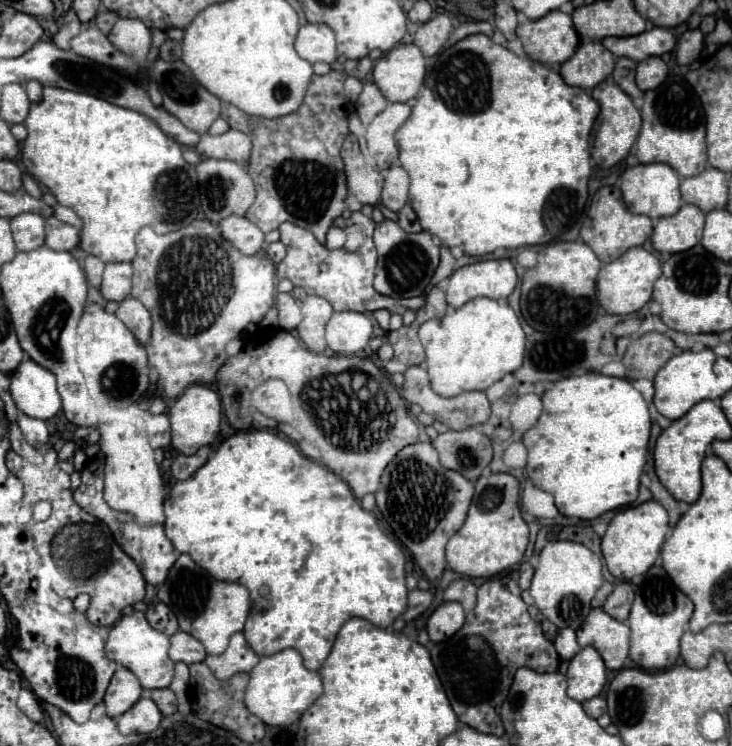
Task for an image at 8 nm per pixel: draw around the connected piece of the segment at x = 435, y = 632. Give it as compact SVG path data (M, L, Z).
M458 602L440 604L434 610L434 614L428 618L428 624L426 624L430 640L436 644L436 642L444 642L452 638L464 624L464 618L466 618L464 608Z

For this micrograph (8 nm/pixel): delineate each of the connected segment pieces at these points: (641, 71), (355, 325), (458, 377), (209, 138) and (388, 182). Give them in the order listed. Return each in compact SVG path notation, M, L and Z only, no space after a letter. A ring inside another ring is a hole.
M648 58L644 62L638 62L636 68L636 84L640 90L654 90L658 88L668 76L668 66L662 62L662 58Z
M354 310L334 312L326 324L328 348L336 354L356 354L372 338L372 320Z
M474 298L462 308L420 326L420 342L426 350L426 370L432 390L440 396L456 396L468 390L486 390L504 374L522 366L524 330L508 304L492 298Z
M230 128L228 132L220 134L220 136L202 134L196 150L206 158L226 158L226 160L246 164L250 158L252 142L244 132Z
M392 166L386 170L384 188L382 188L382 204L388 210L398 212L408 202L408 172L400 166Z

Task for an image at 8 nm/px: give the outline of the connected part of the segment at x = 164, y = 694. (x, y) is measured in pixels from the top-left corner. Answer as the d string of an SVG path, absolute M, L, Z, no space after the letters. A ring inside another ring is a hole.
M160 688L160 690L152 690L150 692L150 698L158 704L160 712L164 716L168 714L174 714L178 710L178 700L176 700L176 694L170 690L170 688Z

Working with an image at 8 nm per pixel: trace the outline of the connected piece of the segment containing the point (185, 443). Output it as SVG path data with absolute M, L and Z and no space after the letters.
M194 384L174 402L174 406L168 412L168 418L172 424L172 448L178 450L180 454L192 456L198 452L198 448L212 444L218 438L220 418L222 418L220 398L214 390L202 384Z

